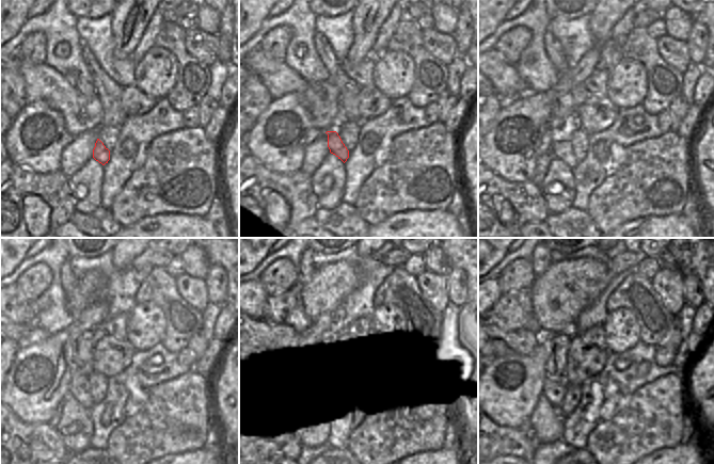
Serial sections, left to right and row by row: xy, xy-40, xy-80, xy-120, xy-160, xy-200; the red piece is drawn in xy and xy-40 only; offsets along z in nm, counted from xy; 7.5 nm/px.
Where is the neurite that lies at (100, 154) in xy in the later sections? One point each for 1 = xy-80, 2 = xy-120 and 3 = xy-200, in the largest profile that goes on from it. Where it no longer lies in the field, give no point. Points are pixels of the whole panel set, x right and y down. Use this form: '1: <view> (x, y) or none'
1: xy-80 (561, 149)
2: xy-120 (79, 388)
3: xy-200 (554, 389)

